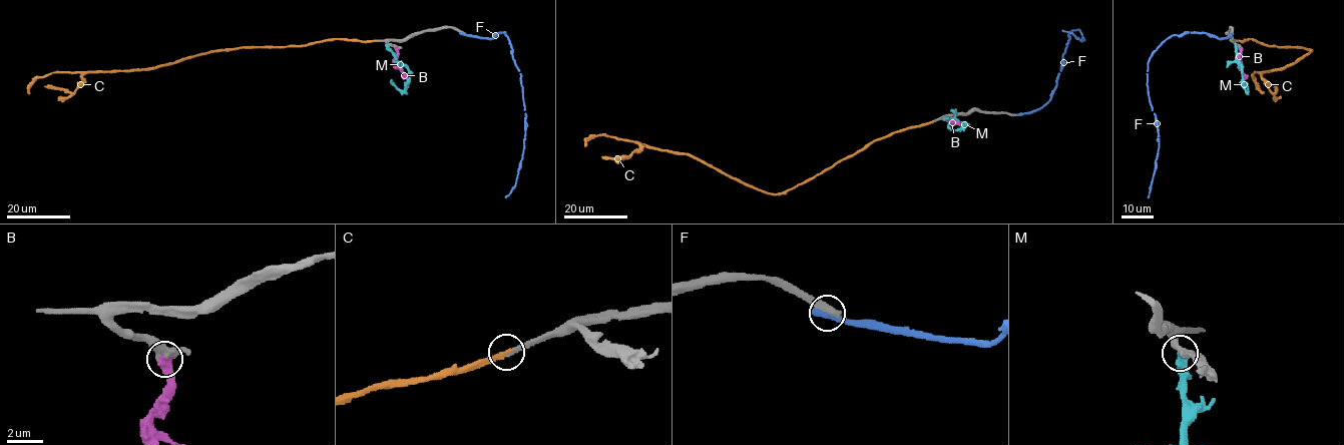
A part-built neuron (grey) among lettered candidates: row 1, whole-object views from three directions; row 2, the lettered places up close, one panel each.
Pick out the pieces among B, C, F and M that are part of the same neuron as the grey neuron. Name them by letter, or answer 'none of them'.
B, C

